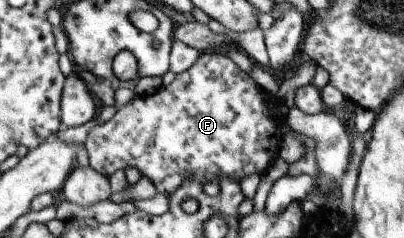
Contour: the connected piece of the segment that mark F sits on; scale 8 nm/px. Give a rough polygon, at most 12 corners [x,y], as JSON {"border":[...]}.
{"border":[[223,51],[137,96],[85,144],[173,195],[263,174],[283,94]]}

